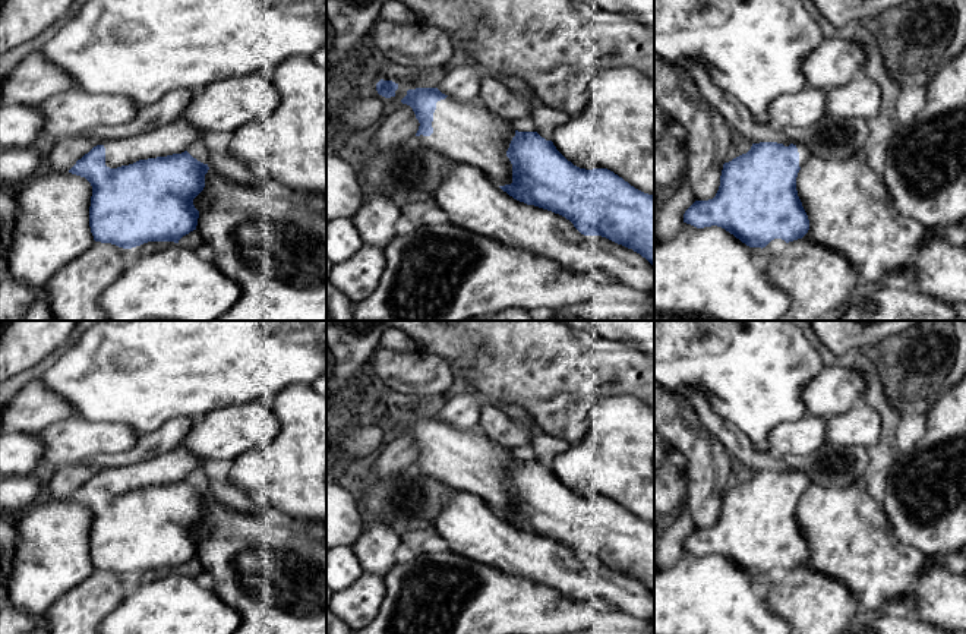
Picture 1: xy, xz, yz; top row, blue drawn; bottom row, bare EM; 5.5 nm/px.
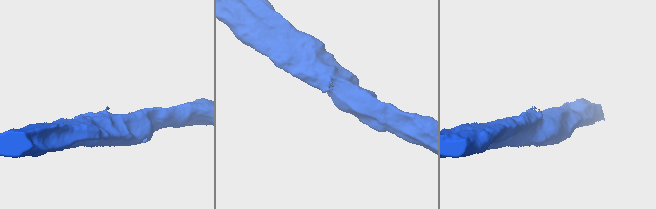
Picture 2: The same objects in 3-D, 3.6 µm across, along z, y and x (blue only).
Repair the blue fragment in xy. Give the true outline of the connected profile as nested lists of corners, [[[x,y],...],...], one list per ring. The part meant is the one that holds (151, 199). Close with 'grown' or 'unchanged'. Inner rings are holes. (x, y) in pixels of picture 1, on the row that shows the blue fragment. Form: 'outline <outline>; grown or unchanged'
outline [[[179,117],[167,126],[141,135],[101,141],[78,160],[69,173],[85,177],[92,186],[89,227],[94,240],[132,249],[148,242],[179,243],[183,236],[196,230],[199,211],[195,208],[193,199],[203,190],[209,167],[193,158],[187,148],[195,141],[203,139],[203,135]]]; grown

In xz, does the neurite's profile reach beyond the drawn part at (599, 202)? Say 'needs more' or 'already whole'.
needs more

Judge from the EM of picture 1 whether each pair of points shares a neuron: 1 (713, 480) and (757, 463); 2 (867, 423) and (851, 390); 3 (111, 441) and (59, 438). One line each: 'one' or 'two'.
1: two
2: two
3: one

